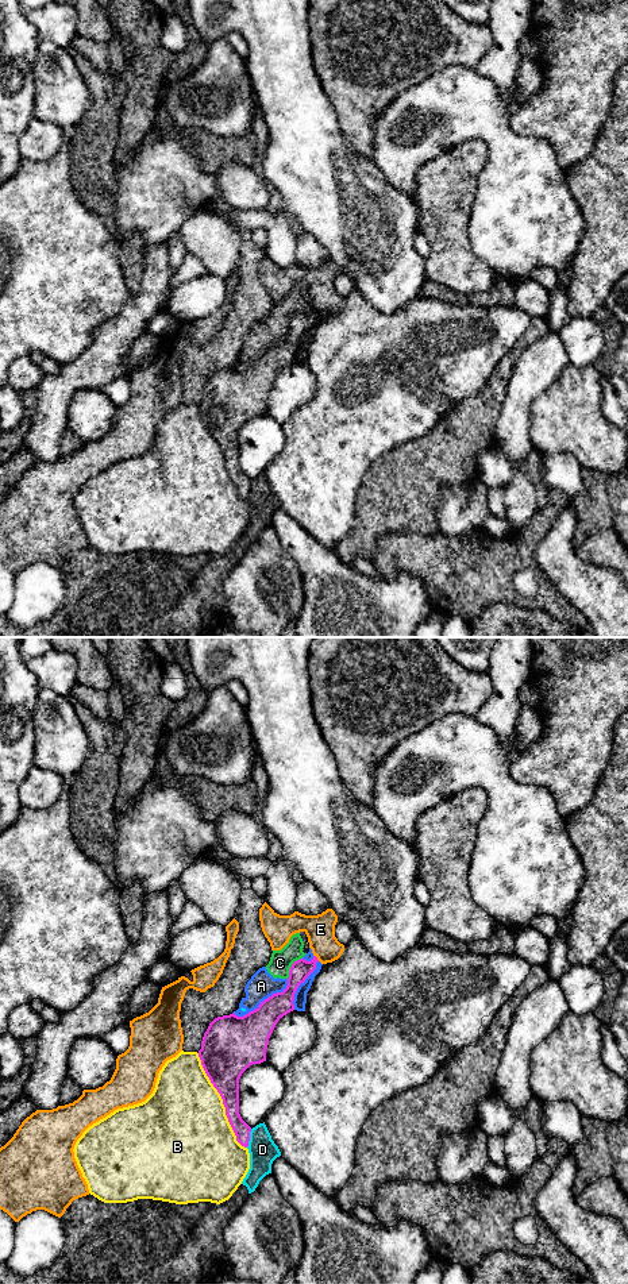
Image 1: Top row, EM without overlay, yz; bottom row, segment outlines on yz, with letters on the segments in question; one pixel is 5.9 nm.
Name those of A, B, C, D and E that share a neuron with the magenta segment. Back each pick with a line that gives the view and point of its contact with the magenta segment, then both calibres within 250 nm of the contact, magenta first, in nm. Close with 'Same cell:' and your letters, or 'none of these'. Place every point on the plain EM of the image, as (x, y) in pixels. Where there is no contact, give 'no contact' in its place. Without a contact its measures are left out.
Same cell: none of these

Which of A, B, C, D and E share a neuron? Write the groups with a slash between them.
A C D / B / E

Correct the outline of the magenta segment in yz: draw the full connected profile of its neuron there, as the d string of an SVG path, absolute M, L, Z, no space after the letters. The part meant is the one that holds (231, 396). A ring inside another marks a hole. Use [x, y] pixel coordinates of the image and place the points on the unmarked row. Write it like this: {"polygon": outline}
{"polygon": "M316 308L311 313L294 313L282 344L273 346L243 369L232 365L215 370L204 385L199 402L201 417L223 451L236 493L244 500L251 479L239 466L239 431L250 417L266 413L269 390L277 374L294 362L294 346L317 313Z"}

